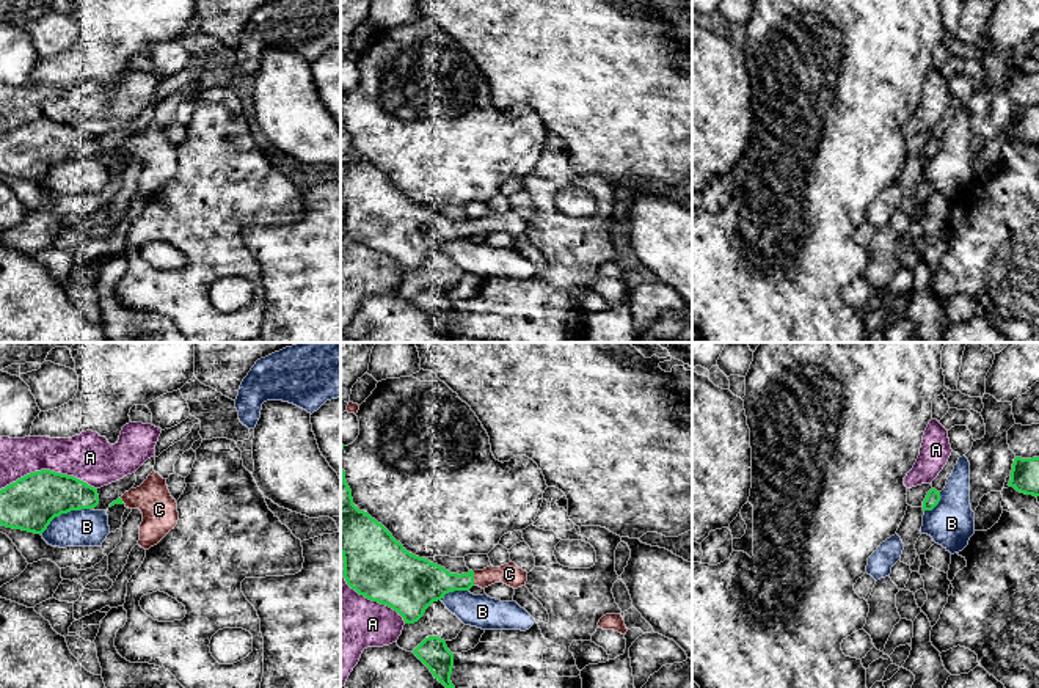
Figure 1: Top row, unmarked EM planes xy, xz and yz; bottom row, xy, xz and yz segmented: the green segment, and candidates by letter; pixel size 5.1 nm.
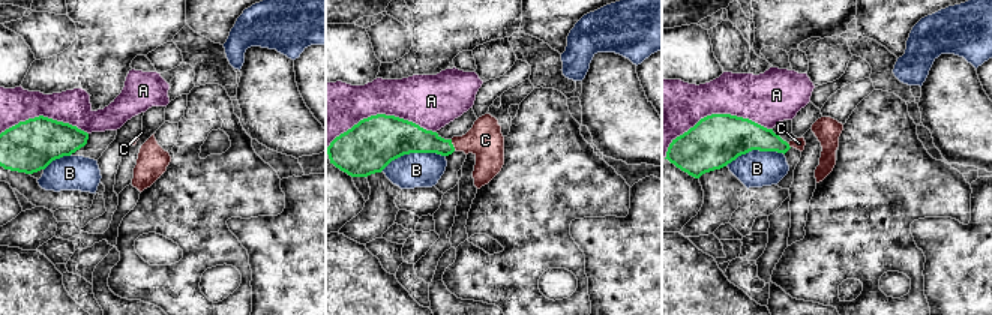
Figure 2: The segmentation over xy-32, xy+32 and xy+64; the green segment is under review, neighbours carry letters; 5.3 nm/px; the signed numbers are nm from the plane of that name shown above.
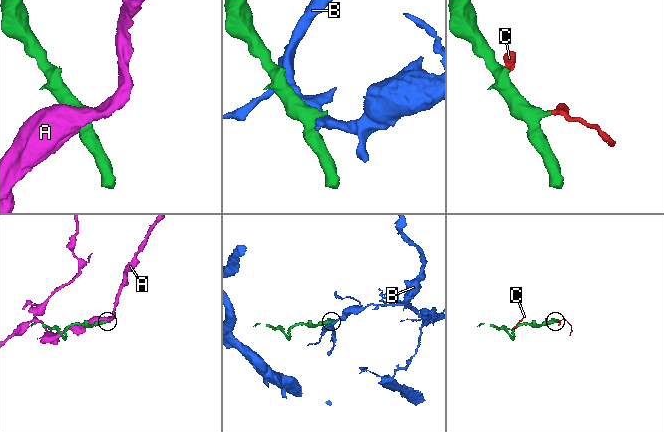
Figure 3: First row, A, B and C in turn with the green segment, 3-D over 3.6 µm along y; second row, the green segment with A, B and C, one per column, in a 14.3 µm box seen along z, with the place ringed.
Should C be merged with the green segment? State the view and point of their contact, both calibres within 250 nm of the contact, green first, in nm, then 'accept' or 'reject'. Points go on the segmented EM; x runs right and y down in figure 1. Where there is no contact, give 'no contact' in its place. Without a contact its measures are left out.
xz (473, 578) | 220/110 nm | accept

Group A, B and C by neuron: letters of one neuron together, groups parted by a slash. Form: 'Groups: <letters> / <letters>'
Groups: A / B / C

